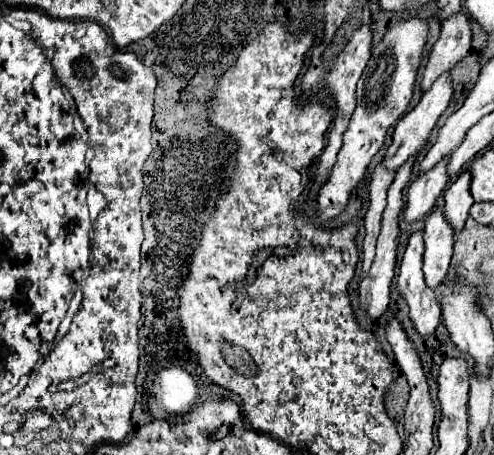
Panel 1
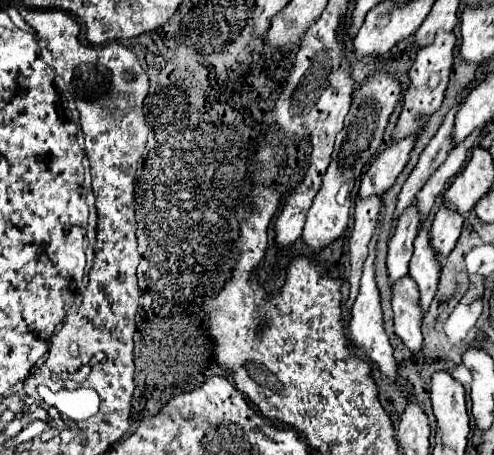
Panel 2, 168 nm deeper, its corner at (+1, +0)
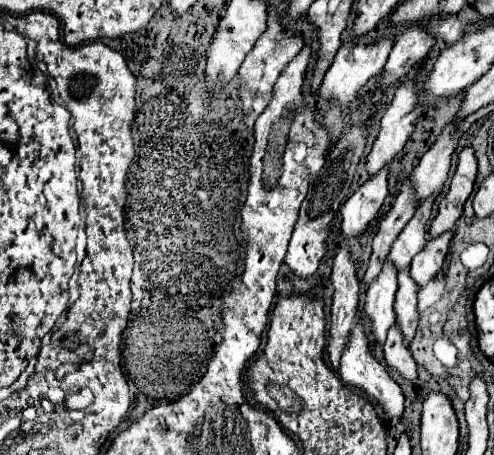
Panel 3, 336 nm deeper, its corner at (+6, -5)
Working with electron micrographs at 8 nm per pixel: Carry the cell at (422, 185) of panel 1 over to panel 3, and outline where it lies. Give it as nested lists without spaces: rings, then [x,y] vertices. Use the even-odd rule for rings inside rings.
[[[385,264],[381,274],[369,284],[367,296],[365,296],[365,314],[373,322],[373,334],[377,336],[377,342],[383,344],[389,326],[395,322],[393,314],[393,294],[397,292],[397,270],[393,266]]]

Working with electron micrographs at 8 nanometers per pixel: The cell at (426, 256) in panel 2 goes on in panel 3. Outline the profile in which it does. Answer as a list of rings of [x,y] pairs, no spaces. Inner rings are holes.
[[[409,268],[399,272],[399,290],[395,296],[395,314],[399,328],[405,336],[405,342],[411,342],[419,324],[419,312],[417,312],[417,294],[419,294],[417,282],[409,278]]]

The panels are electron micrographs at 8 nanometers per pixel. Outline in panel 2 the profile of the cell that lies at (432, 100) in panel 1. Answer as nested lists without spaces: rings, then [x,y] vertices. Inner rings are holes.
[[[406,137],[398,143],[392,143],[388,149],[384,149],[368,167],[368,171],[362,175],[358,195],[370,197],[370,195],[384,195],[408,163],[410,151],[414,147],[416,137]]]

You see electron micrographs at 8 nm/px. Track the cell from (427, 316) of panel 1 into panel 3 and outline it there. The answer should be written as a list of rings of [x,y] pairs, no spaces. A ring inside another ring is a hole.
[[[393,324],[389,328],[387,340],[383,344],[383,352],[385,352],[385,360],[391,368],[395,368],[401,376],[405,376],[411,382],[417,380],[417,364],[411,356],[409,344],[405,344],[401,338],[401,330],[397,330],[397,324]]]

